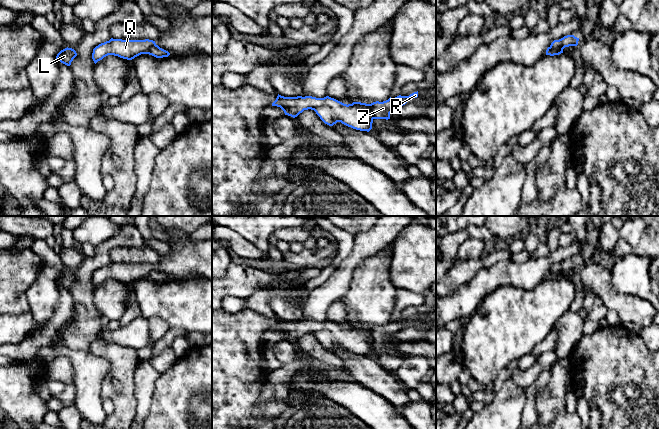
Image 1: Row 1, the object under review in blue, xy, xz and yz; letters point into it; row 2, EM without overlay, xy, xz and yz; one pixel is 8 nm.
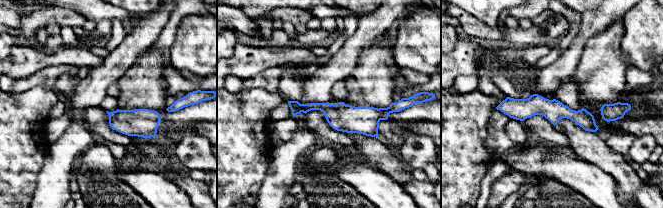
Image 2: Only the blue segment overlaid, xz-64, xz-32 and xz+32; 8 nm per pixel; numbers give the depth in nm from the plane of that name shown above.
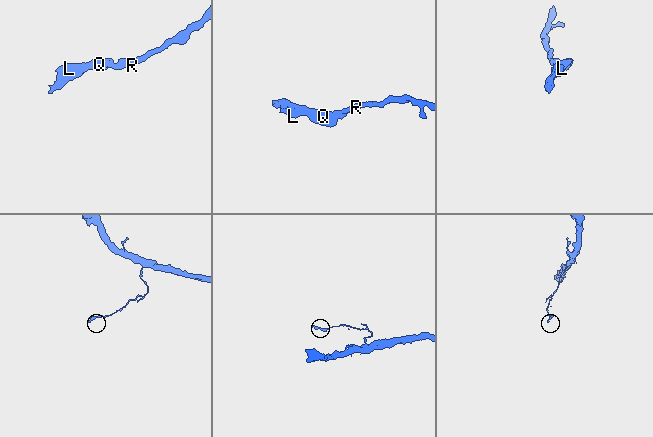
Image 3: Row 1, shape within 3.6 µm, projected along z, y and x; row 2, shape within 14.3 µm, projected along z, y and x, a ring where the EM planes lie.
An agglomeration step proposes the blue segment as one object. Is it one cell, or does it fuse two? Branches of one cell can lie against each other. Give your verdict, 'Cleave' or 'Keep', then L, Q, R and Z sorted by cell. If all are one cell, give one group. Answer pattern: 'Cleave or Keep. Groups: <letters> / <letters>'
Cleave. Groups: L Q / R Z

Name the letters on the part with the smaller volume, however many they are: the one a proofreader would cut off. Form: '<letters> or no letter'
L, Q

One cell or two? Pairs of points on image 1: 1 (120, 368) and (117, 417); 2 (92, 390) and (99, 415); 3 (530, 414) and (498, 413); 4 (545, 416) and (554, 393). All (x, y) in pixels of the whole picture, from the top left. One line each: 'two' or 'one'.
1: one
2: one
3: two
4: one

